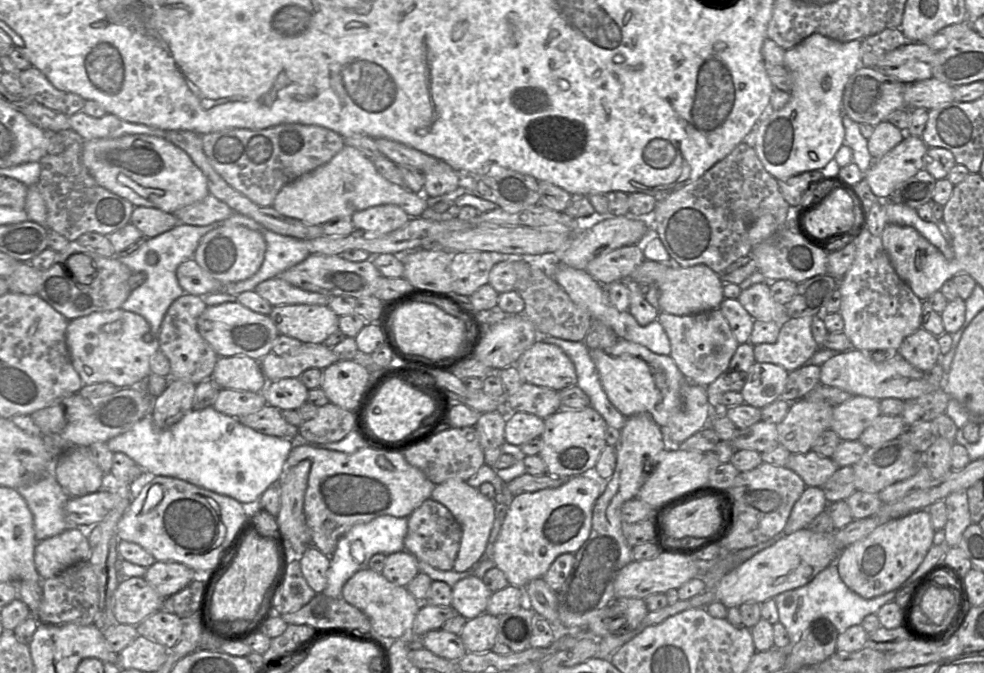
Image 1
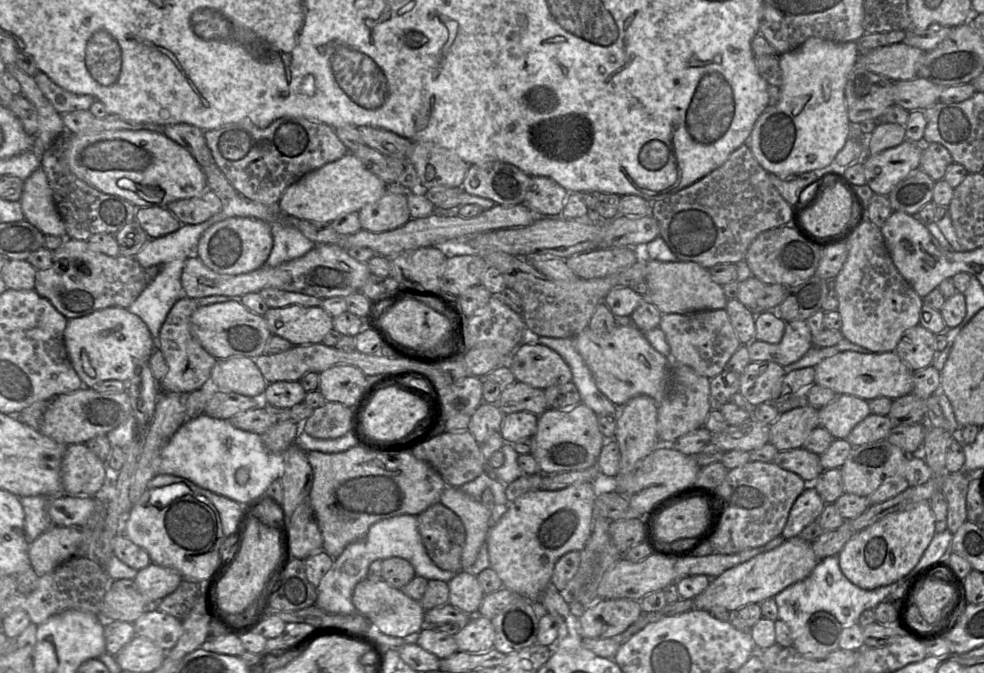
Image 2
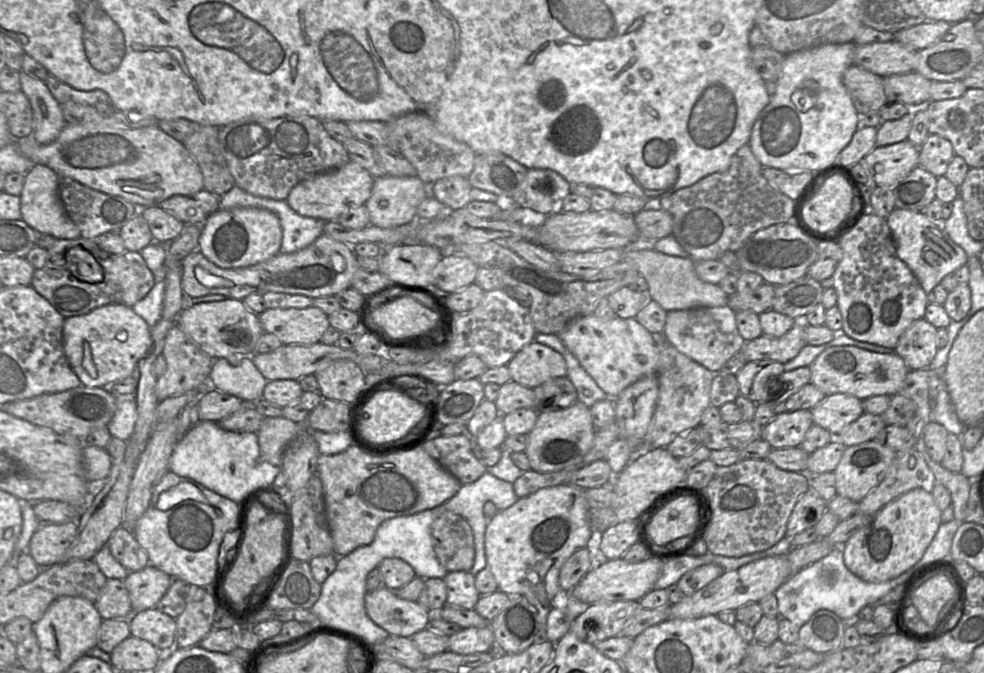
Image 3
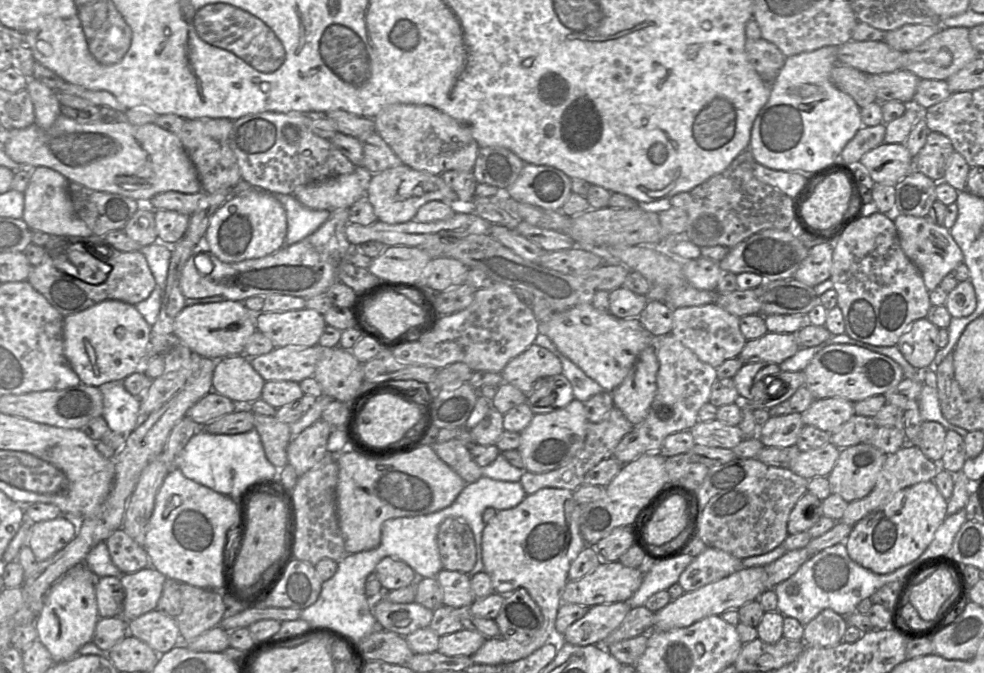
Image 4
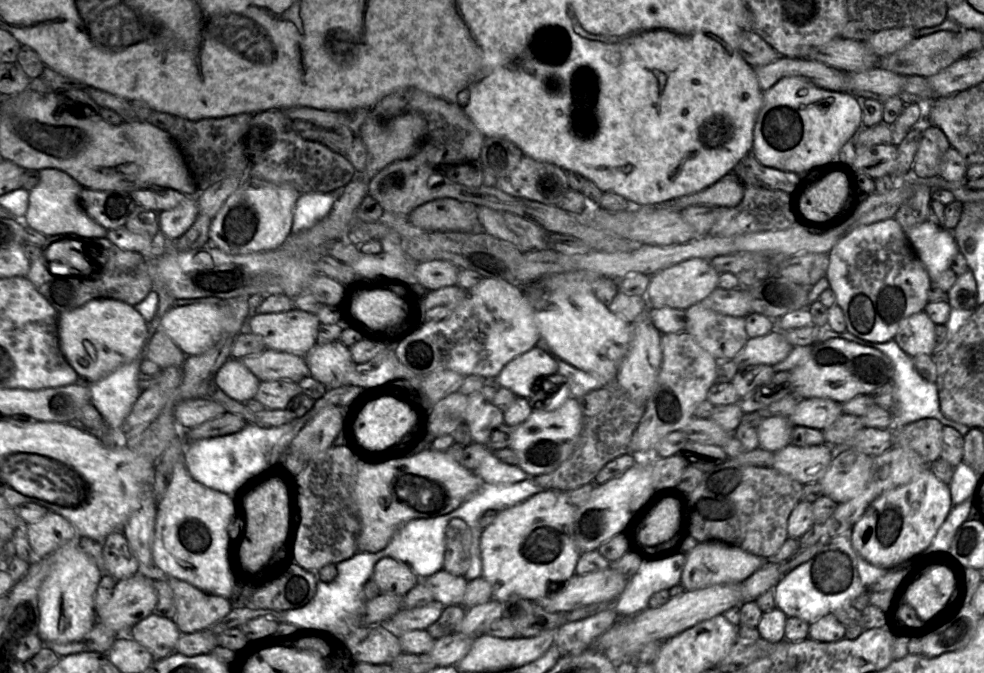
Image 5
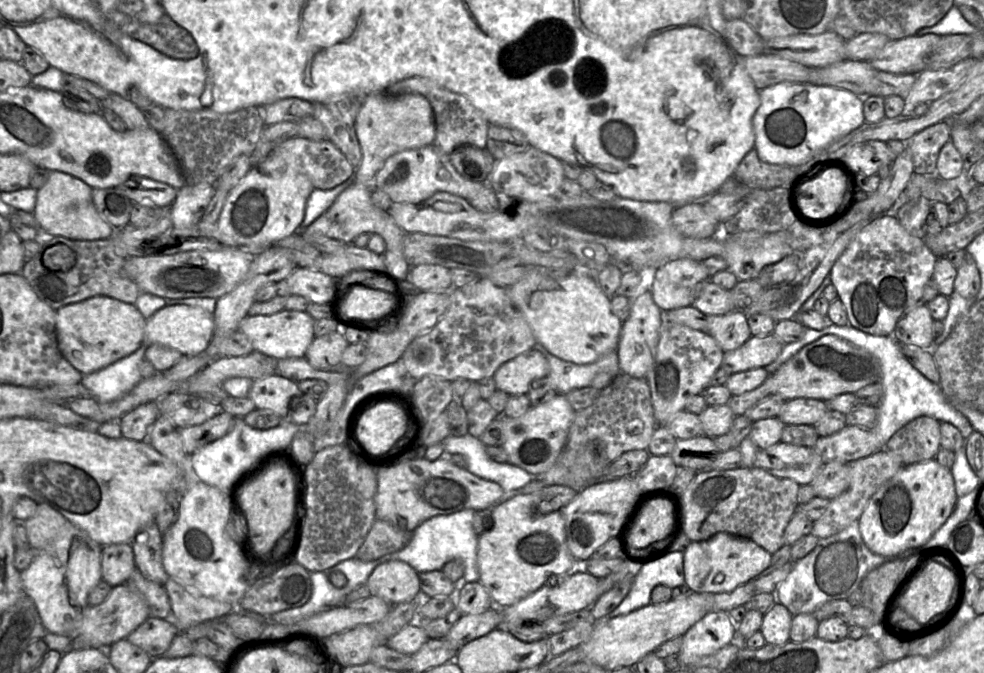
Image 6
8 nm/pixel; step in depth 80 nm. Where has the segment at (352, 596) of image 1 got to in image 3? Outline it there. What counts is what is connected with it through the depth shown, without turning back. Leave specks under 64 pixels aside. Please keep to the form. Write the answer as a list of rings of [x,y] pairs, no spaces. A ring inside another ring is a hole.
[[[384,586],[366,593],[365,609],[380,628],[405,638],[429,628],[432,619],[432,613],[419,602],[404,600]]]

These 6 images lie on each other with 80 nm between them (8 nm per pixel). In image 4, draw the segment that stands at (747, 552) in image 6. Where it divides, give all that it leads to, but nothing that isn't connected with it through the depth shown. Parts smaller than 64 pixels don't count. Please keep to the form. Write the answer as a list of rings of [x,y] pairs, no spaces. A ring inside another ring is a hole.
[[[706,548],[681,573],[678,584],[684,592],[692,592],[745,569],[743,559],[716,548]]]

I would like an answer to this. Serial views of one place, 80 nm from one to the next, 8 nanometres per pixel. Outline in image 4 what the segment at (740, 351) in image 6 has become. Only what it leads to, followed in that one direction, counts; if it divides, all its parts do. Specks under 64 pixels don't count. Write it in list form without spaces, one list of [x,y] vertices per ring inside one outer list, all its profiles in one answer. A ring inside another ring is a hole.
[[[767,332],[757,339],[746,341],[738,358],[743,364],[768,362],[779,365],[799,348],[796,333]]]

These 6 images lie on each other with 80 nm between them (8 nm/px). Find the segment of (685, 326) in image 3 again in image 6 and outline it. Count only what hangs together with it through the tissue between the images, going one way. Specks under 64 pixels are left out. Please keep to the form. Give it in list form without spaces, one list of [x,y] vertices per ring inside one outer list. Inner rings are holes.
[[[734,310],[724,315],[707,316],[708,331],[724,352],[742,346],[752,334],[747,315],[741,310]]]

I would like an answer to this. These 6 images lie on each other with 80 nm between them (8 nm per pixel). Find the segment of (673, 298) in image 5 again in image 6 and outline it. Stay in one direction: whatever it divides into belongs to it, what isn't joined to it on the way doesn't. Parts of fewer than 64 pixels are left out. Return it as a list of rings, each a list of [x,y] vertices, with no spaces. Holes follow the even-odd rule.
[[[683,258],[660,266],[651,272],[650,292],[663,311],[692,306],[710,276],[702,261]]]

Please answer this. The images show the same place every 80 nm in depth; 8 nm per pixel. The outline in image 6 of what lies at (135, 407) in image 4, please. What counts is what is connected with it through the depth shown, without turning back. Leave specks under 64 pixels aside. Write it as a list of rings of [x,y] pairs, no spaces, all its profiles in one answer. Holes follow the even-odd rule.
[[[146,344],[117,362],[82,376],[81,384],[100,404],[114,401],[131,391],[142,379],[139,366],[145,358]]]

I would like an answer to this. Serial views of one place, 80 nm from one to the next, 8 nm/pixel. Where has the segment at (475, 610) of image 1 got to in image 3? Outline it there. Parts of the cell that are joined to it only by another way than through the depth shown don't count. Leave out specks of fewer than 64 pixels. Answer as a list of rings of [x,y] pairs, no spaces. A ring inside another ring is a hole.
[[[469,571],[448,572],[443,581],[447,587],[447,605],[474,609],[481,597],[475,586],[475,576]]]

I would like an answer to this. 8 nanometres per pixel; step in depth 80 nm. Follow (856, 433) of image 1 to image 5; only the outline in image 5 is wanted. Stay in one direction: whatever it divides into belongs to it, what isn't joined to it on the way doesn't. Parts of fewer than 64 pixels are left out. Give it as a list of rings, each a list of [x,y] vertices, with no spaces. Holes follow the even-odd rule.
[[[802,399],[789,416],[794,426],[824,430],[843,414],[841,404],[831,399]]]

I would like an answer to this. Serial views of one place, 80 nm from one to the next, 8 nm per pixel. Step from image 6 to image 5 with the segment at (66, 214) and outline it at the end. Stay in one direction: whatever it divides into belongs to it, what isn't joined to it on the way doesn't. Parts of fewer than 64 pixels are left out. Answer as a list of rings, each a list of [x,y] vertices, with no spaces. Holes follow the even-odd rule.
[[[55,168],[41,169],[39,176],[39,183],[29,191],[29,207],[23,217],[23,223],[26,226],[47,237],[63,233],[88,238],[106,237],[108,230],[91,219],[79,203],[79,195],[83,186],[67,173]]]

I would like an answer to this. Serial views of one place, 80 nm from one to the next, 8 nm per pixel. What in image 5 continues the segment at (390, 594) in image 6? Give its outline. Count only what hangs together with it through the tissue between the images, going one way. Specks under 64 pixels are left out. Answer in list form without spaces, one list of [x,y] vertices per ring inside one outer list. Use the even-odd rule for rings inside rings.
[[[394,558],[380,559],[374,567],[372,579],[381,594],[398,596],[405,596],[420,580],[409,565]]]

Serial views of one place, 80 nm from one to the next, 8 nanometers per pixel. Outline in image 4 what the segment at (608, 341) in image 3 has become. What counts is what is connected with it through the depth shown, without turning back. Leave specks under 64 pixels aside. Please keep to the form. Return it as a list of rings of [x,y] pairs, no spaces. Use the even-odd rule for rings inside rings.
[[[592,303],[577,305],[538,323],[539,333],[546,335],[564,356],[610,393],[623,382],[641,352],[654,340],[638,318],[620,319],[595,309]]]

